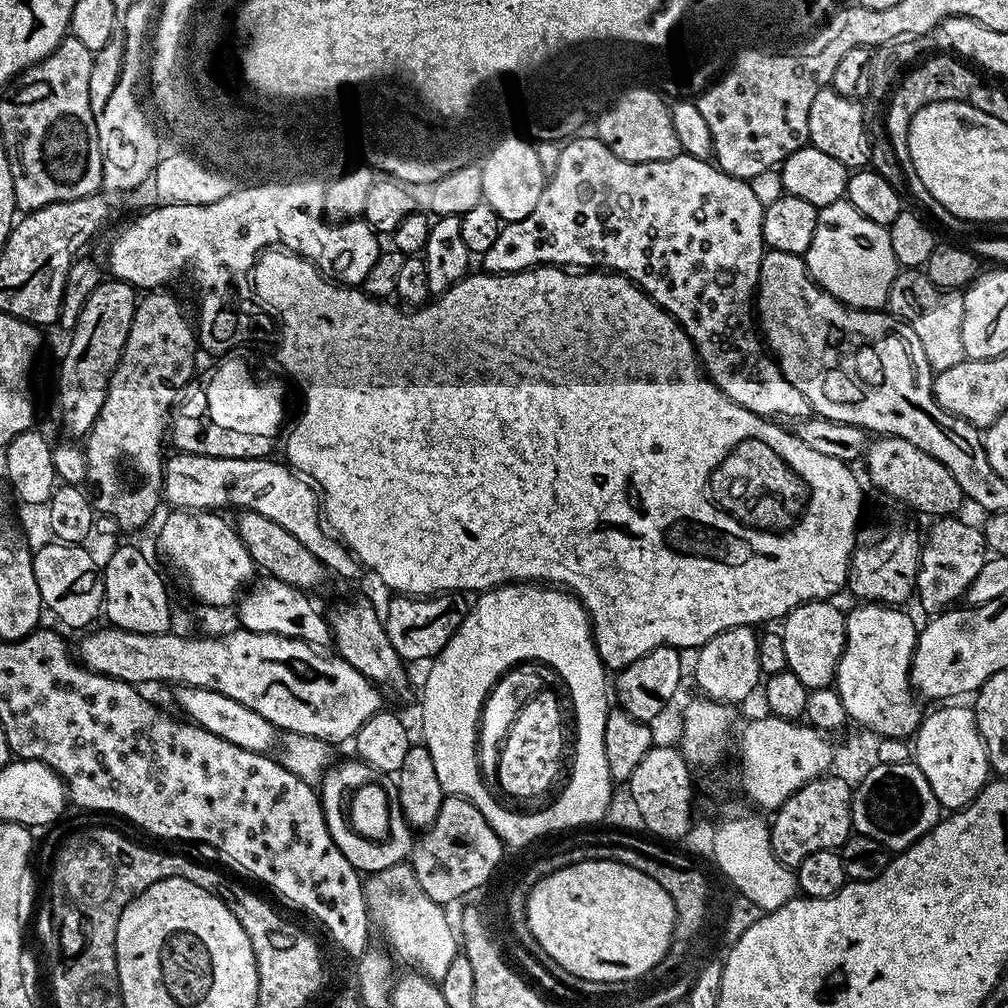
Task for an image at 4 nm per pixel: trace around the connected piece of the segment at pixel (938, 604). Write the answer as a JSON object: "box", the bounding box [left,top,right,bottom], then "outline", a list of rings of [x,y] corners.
{"box":[915,515,986,614],"outline":[[[959,515],[933,519],[928,536],[926,532],[920,550],[915,595],[918,600],[920,596],[920,608],[927,614],[949,611],[957,602],[963,601],[968,595],[968,587],[974,578],[978,578],[978,570],[982,570],[984,565],[986,545],[983,531],[960,519]]]}

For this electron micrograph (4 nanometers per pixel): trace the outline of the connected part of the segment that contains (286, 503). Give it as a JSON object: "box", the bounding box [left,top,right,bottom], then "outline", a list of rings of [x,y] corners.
{"box":[162,454,362,580],"outline":[[[189,454],[169,455],[164,466],[164,487],[162,496],[165,501],[172,503],[176,510],[225,510],[236,508],[245,512],[262,514],[262,518],[270,518],[270,522],[278,522],[286,534],[294,534],[318,562],[328,567],[329,573],[345,576],[348,580],[356,580],[362,573],[362,565],[335,535],[322,523],[322,496],[311,480],[300,475],[295,468],[287,463],[279,464],[276,458],[226,458],[197,456]]]}

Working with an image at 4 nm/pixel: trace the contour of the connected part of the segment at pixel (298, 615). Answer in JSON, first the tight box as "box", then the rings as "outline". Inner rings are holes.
{"box":[239,578,332,646],"outline":[[[271,578],[260,579],[257,579],[239,597],[239,627],[245,628],[247,632],[278,634],[286,638],[294,638],[295,640],[301,640],[313,646],[325,646],[324,644],[328,646],[332,644],[332,630],[328,627],[325,613],[323,611],[319,612],[312,605],[311,599],[313,597],[309,593],[304,592],[300,588],[290,586],[286,582],[278,582]]]}

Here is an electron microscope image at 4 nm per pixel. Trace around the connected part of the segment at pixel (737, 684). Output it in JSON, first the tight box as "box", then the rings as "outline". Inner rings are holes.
{"box":[695,624,762,706],"outline":[[[743,624],[730,630],[722,630],[722,634],[714,634],[710,642],[706,642],[695,653],[696,684],[703,695],[709,700],[721,704],[736,706],[739,700],[744,700],[752,691],[762,684],[762,673],[758,666],[758,632],[755,627]]]}

